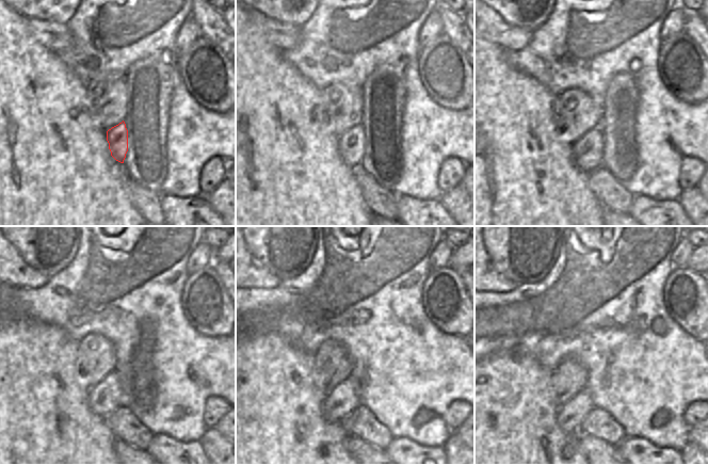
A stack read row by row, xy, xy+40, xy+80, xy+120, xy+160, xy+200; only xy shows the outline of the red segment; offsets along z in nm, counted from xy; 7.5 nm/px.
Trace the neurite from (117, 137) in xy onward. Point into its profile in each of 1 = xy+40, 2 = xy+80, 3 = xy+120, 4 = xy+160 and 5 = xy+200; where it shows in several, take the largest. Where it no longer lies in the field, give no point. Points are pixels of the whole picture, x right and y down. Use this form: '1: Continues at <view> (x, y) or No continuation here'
1: Continues at xy+40 (352, 143)
2: Continues at xy+80 (588, 151)
3: Continues at xy+120 (105, 397)
4: Continues at xy+160 (343, 399)
5: Continues at xy+200 (570, 415).

